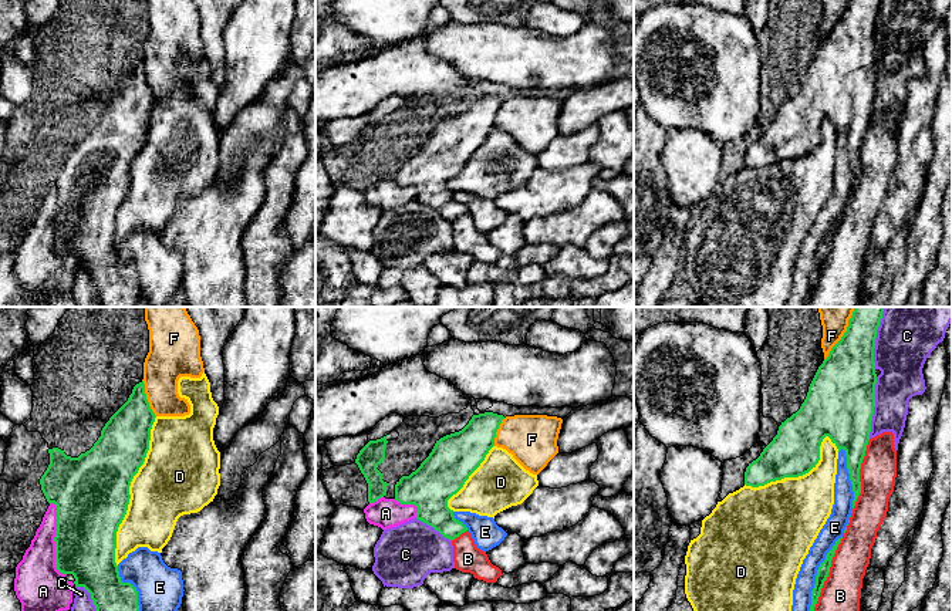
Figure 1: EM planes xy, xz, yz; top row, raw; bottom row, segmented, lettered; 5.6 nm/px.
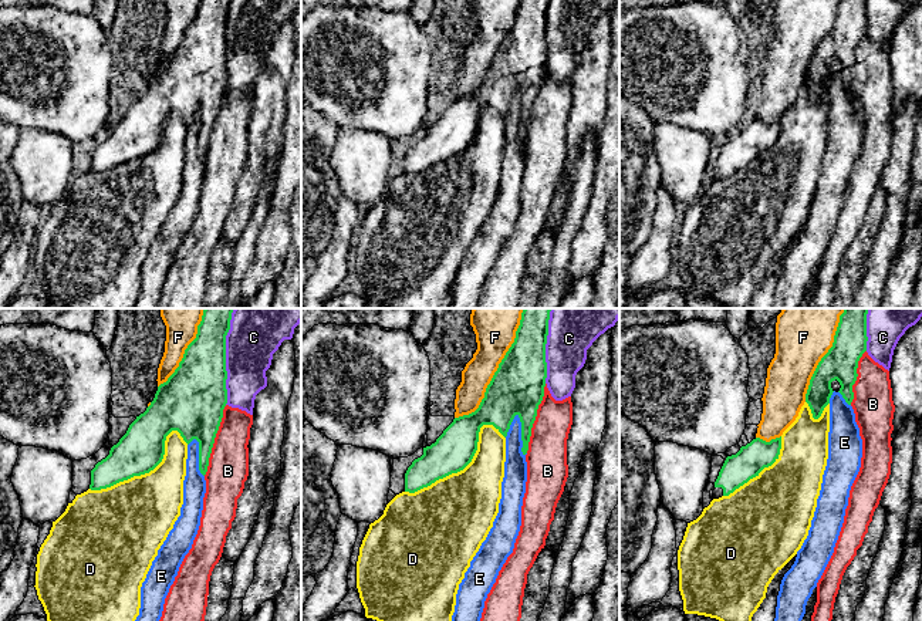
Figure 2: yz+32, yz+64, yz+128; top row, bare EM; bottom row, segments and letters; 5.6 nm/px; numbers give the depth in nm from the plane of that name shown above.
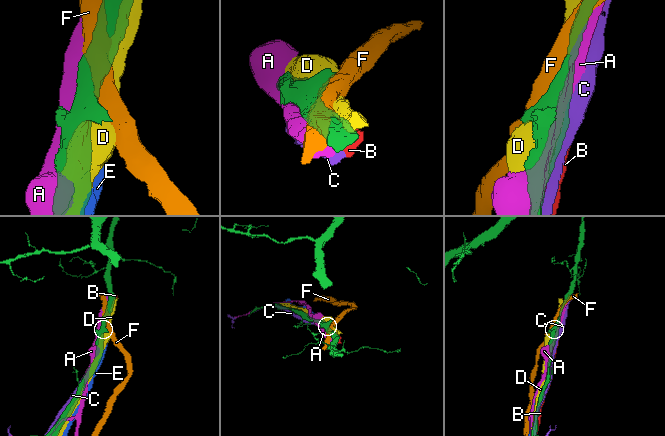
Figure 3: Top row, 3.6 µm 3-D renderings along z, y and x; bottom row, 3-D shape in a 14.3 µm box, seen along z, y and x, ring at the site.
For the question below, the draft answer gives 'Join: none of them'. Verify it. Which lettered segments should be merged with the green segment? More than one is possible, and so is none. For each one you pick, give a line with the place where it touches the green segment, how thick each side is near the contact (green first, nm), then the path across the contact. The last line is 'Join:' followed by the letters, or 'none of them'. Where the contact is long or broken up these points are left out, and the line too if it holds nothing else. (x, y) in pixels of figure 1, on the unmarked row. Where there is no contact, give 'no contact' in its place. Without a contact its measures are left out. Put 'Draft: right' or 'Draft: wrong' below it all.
Join: none of them
Draft: right

